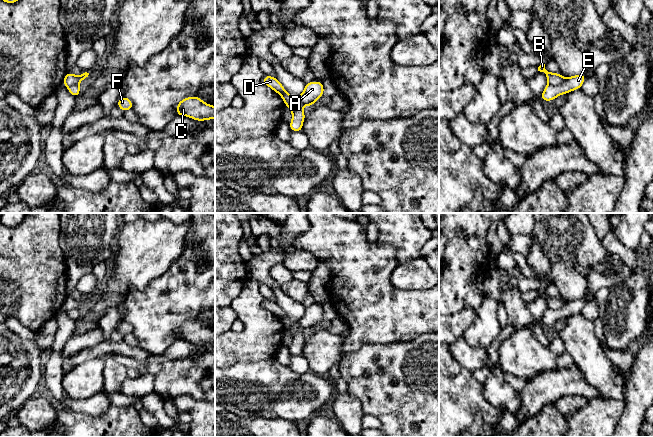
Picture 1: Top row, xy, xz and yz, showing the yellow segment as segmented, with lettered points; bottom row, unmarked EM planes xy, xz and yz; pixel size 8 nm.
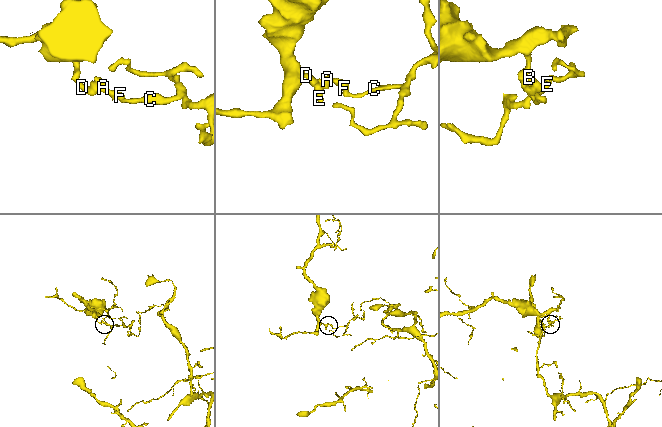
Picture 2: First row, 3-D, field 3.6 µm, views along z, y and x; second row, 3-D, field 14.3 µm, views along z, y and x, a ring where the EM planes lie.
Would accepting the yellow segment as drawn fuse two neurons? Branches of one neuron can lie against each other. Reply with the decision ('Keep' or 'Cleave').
Cleave

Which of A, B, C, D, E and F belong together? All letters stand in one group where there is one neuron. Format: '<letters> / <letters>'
A B C F / D E

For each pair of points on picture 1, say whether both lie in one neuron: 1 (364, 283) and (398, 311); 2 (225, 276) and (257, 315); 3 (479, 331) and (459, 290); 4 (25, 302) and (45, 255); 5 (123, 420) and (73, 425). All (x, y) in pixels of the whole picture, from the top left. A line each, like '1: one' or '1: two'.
1: one
2: two
3: two
4: one
5: one

